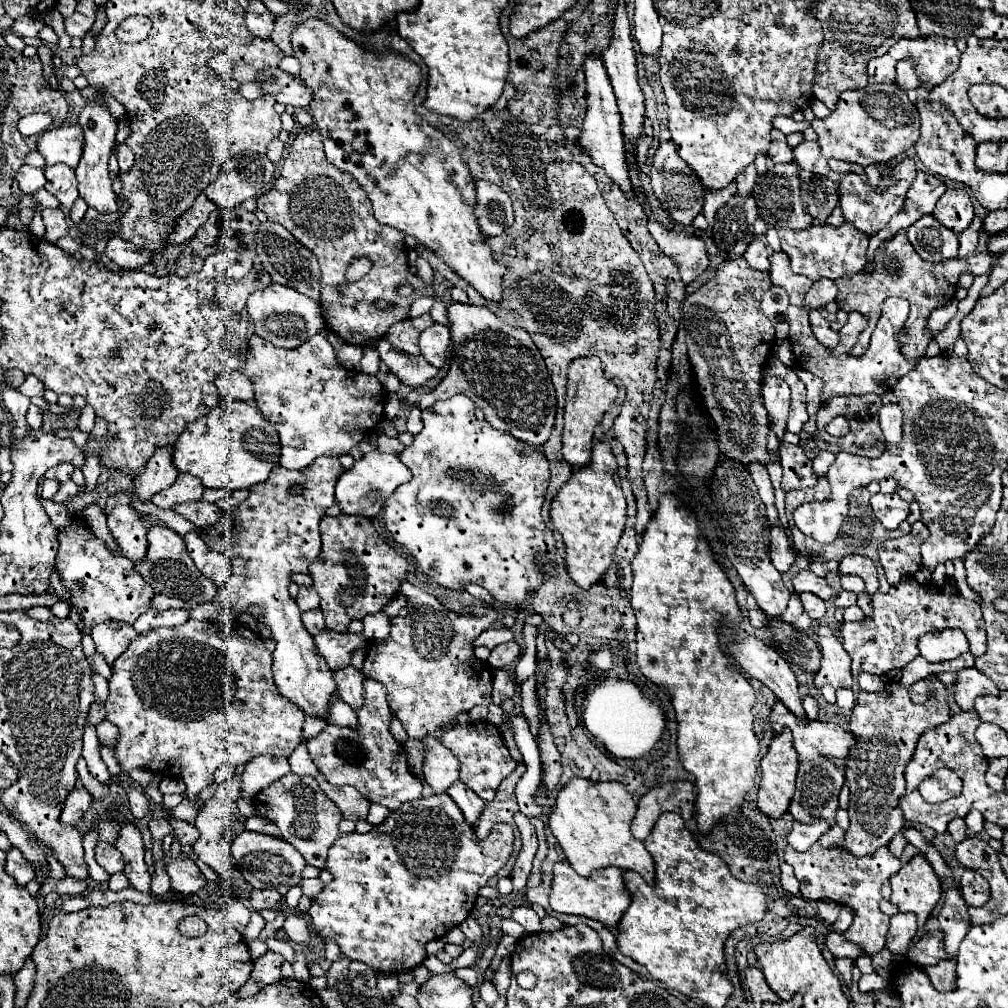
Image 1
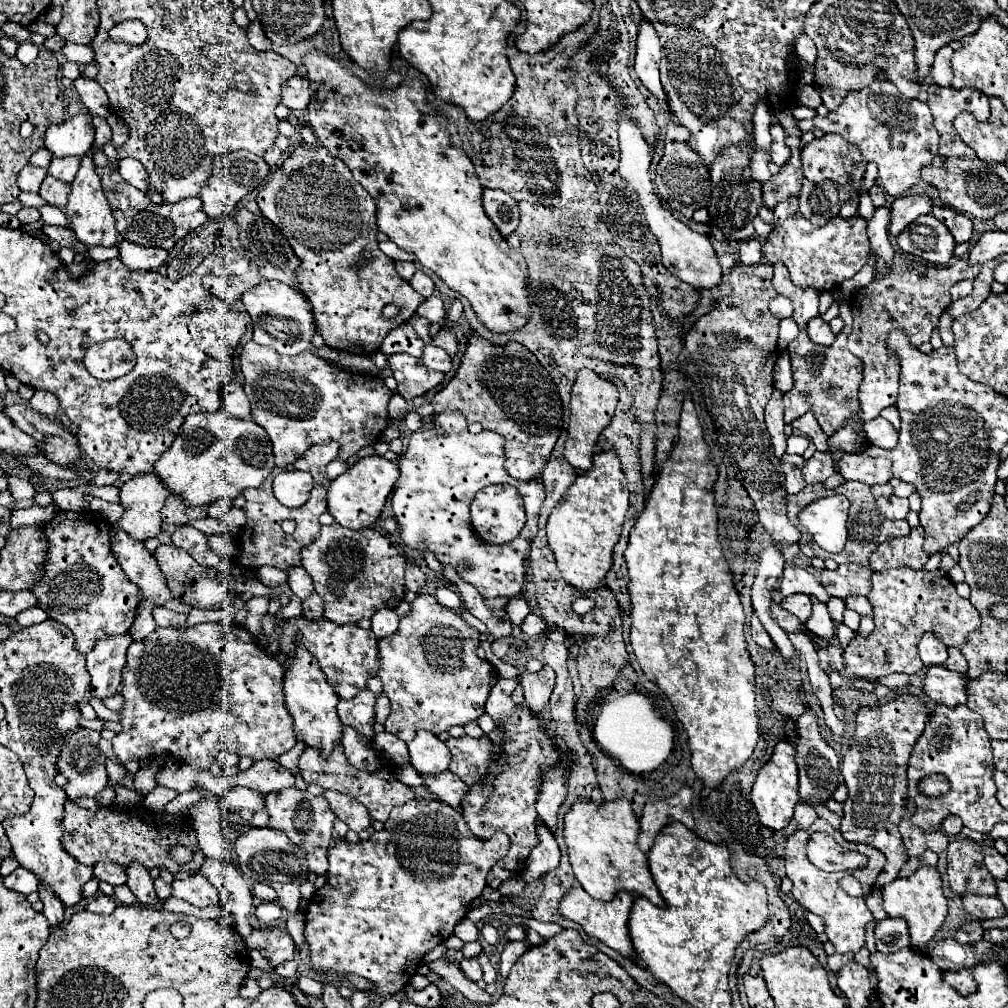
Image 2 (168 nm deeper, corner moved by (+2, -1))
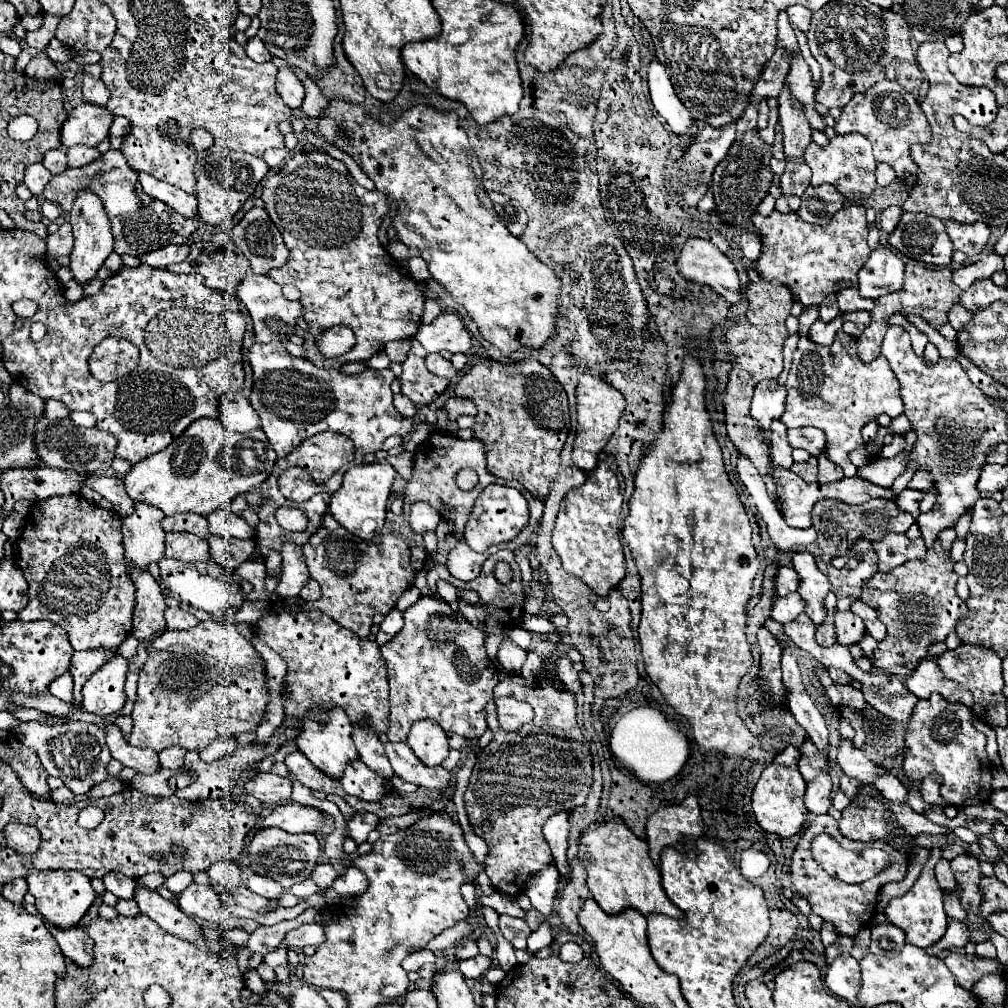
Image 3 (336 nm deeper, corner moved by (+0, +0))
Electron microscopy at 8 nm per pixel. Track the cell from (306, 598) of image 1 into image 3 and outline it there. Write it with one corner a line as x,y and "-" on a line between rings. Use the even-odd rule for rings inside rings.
285,543
281,557
283,557
283,575
277,585
277,593
283,599
297,597
299,591
307,585
307,579
311,579
301,547
295,547
295,543

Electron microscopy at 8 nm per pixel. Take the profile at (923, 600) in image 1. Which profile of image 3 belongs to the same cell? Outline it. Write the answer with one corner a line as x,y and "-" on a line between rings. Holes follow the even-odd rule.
939,541
931,549
927,549
927,557
911,563
903,563
889,573
875,573
865,585
861,601
877,611
877,617
887,627
887,637
873,651
871,663
875,669
907,677
915,671
921,659
927,655
927,647
931,643
945,641
951,631
955,631
961,619
967,619
969,609
965,601
961,601
955,593
957,575
953,571
953,559
949,551
945,551

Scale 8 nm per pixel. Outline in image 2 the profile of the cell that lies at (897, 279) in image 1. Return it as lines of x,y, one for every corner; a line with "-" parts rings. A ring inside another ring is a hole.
897,252
891,272
887,276
875,278
869,286
861,288
855,296
851,296
851,312
853,312
853,332
849,334
847,348
855,354
865,370
863,370
863,384
859,388
859,402
861,402
861,418
865,422
875,420
879,412
887,406
897,402
897,386
899,386
899,360
887,354
887,336
893,328
903,328
917,348
923,342
929,342
931,332
939,324
939,316
951,302
949,288
961,280
975,278
981,270
981,264
969,266
967,260
955,258
944,265
915,262
909,256

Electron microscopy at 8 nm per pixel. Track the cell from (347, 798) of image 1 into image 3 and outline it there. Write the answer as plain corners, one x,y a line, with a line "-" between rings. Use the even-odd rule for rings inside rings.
355,813
351,819
347,819
349,837
353,837
357,843
367,841
367,835
371,829
375,829
379,823
379,817
373,813

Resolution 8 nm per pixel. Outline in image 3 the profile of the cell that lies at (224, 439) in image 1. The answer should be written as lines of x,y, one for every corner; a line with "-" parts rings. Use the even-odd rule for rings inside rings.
201,417
175,443
133,465
125,475
125,487
133,501
159,507
165,515
185,511
209,515
233,497
259,487
271,475
275,459
277,455
267,437
259,441
247,433
227,431
219,419

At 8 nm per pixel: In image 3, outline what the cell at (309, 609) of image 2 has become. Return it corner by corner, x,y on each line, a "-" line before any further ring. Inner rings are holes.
309,579
309,583
307,583
307,587
303,587
303,591
299,593
299,597
303,599
303,601
317,601
319,597
321,597
321,589
319,589
319,583
315,583
313,579

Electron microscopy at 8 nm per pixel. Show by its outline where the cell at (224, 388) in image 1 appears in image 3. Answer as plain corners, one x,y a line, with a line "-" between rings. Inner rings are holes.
225,393
219,399
219,419
235,433
249,433
261,425
259,415
251,407
245,393

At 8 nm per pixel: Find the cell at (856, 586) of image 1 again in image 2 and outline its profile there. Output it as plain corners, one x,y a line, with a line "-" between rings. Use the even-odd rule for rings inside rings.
849,596
847,598
847,608
849,610
855,610
857,614
861,614
861,616
869,616
869,618
873,618
873,610
871,610
871,604
869,604
869,600
865,598
865,596

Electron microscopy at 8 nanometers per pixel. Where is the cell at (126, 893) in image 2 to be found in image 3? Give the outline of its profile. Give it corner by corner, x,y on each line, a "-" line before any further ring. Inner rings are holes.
119,899
115,907
117,907
117,911
119,911
121,915
127,915
127,917
133,917
133,915
139,913
139,907
137,907
135,899

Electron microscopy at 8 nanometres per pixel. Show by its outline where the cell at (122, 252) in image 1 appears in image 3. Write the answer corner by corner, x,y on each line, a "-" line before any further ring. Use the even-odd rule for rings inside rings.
167,245
167,247
161,247
157,251
151,251
151,253
145,253
145,255
139,255
139,261
143,265
149,265
149,267
155,267
155,269
163,269
167,265
173,265
173,263
181,263
189,253
189,247
187,245

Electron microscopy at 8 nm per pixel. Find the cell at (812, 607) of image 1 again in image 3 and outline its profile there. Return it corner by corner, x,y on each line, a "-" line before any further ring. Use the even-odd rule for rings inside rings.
791,593
787,597
777,597
775,605
771,609
771,617
775,617
775,621
779,623
789,623
793,621
799,613
803,613
805,603
797,593

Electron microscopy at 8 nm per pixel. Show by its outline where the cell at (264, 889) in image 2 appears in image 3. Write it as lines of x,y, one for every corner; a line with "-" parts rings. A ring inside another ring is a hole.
251,875
247,881
247,887
257,893
263,895
267,899
277,899
283,893
283,887
279,887
279,883
275,883
273,879
267,879
263,875

